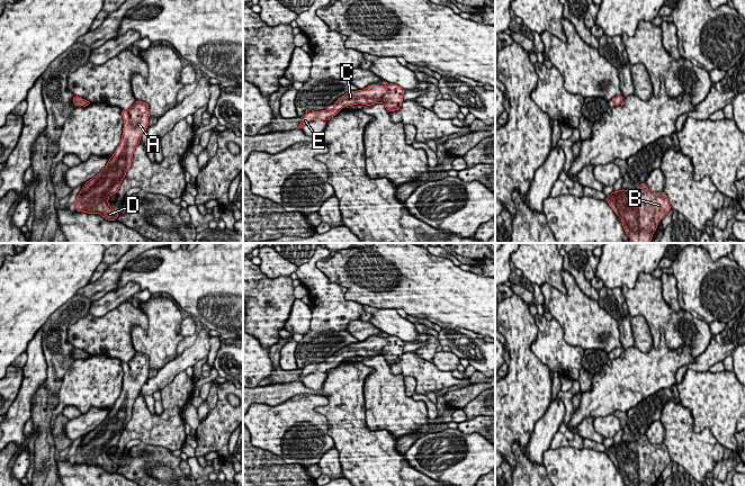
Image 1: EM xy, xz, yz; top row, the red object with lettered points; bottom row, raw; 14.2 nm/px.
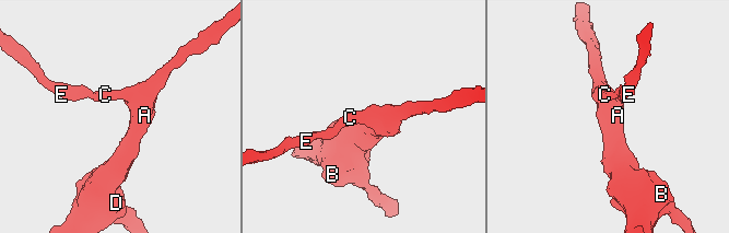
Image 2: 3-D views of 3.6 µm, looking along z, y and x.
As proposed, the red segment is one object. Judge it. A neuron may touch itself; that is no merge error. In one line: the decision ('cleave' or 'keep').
keep

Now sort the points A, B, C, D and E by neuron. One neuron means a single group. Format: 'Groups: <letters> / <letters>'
Groups: A B C D E

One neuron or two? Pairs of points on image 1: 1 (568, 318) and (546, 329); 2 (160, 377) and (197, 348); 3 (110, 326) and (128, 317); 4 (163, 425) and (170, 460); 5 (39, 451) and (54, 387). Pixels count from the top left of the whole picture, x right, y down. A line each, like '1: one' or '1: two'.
1: two
2: one
3: one
4: two
5: two

